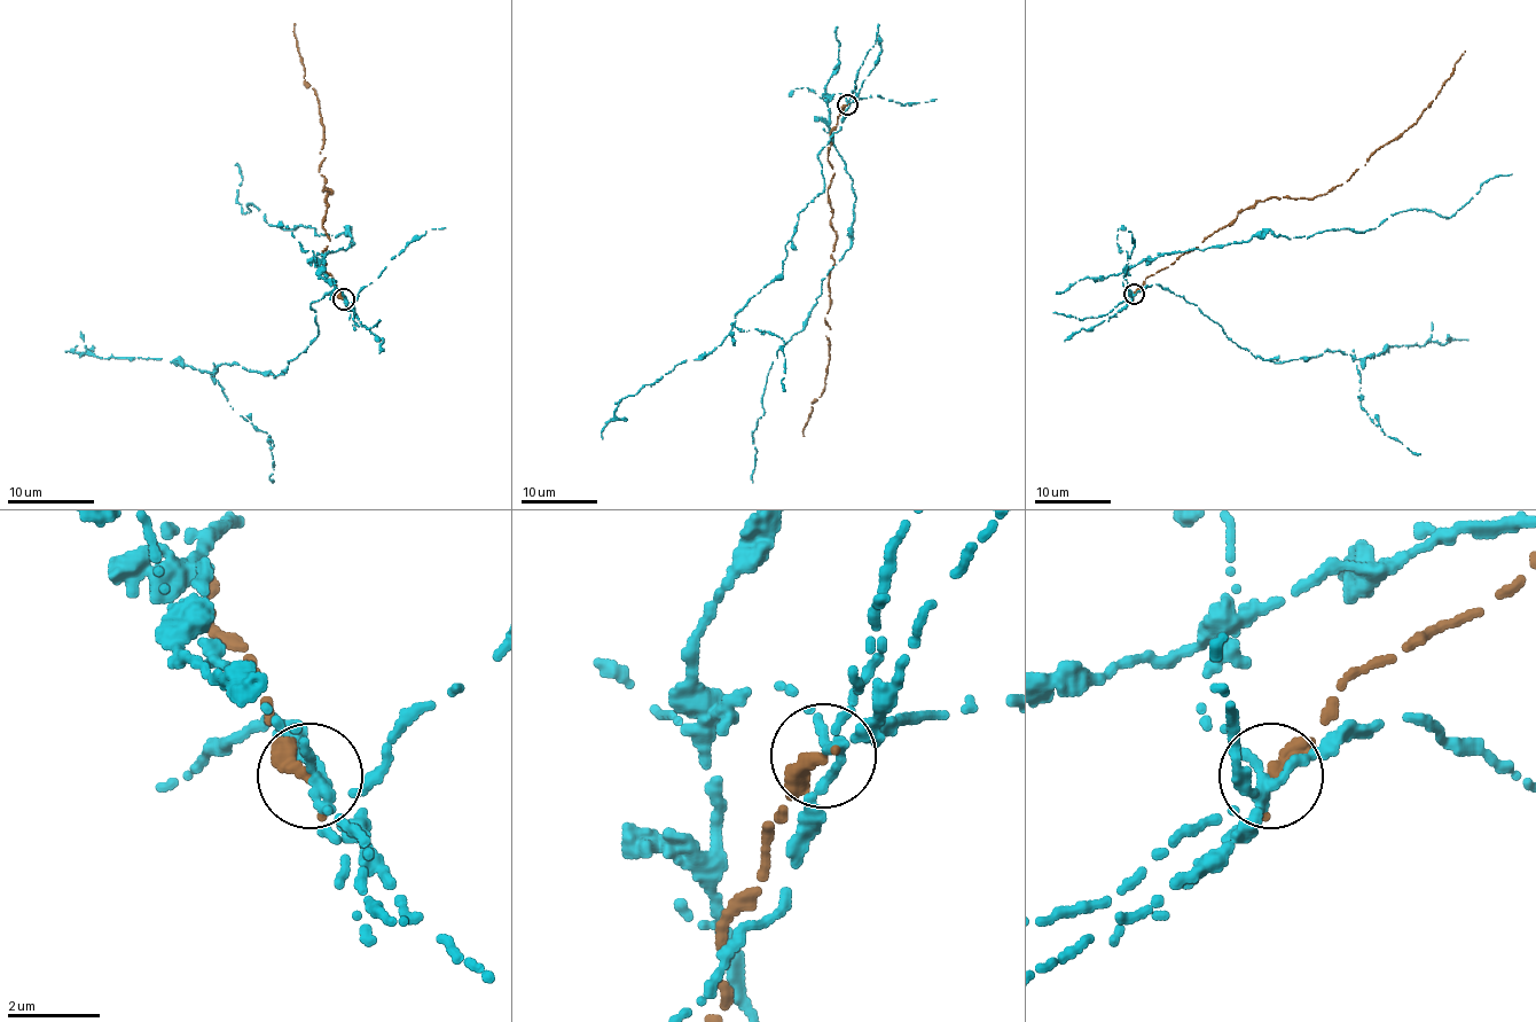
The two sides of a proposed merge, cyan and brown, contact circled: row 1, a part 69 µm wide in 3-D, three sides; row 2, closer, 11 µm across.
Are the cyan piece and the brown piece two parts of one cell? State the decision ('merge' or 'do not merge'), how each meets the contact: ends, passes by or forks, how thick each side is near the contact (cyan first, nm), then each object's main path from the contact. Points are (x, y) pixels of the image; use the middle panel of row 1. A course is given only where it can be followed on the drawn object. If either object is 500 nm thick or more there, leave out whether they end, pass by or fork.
do not merge | cyan forks | brown ends | 200/360 nm | cyan via (847, 103), (841, 93), (828, 99), (832, 145), (853, 181), (851, 242), (773, 363), (752, 482) | brown via (847, 104), (830, 133), (833, 178), (828, 200), (836, 244), (824, 318), (830, 328), (827, 379), (804, 436)

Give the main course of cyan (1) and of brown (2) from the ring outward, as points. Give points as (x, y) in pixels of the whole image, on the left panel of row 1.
1: (344, 298), (322, 259), (351, 247), (349, 227), (319, 235), (268, 225), (253, 203), (243, 212), (236, 162)
2: (344, 298), (324, 271), (331, 190), (322, 190), (319, 171), (324, 161), (319, 98), (303, 78), (295, 24)

